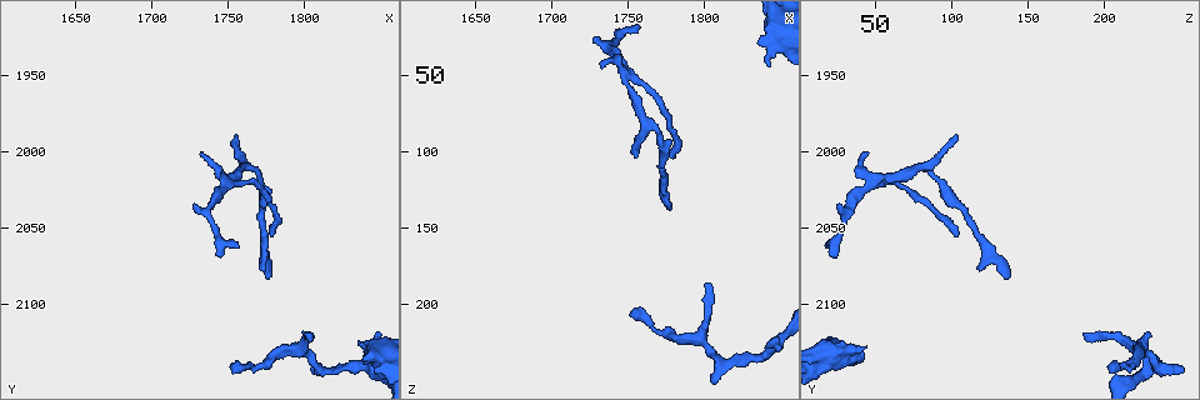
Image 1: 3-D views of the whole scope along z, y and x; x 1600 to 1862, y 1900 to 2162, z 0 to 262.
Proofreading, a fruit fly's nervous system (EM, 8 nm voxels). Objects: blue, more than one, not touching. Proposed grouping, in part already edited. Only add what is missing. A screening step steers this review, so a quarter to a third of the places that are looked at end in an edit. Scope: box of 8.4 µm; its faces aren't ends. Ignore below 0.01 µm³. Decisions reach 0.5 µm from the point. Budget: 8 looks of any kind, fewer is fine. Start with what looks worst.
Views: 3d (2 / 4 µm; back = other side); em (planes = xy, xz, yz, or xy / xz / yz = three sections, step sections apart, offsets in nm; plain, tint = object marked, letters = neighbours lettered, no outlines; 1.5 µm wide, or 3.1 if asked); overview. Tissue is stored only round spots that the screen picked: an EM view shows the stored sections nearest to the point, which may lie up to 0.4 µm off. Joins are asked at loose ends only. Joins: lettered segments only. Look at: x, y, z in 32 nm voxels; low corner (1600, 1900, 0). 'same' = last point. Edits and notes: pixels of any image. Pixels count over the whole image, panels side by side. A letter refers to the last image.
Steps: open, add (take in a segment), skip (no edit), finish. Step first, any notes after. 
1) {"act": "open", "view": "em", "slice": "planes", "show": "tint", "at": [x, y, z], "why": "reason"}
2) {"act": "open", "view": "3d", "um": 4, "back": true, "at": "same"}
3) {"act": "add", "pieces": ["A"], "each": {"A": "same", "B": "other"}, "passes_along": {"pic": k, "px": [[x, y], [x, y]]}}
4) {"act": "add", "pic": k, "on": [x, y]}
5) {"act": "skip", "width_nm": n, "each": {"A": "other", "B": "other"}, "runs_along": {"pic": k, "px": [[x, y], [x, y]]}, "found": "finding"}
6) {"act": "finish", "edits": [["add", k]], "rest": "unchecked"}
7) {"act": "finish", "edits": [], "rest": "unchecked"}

{"act": "open", "view": "em", "slice": "planes", "show": "letters", "at": [1800, 2120, 186], "why": "an open end"}

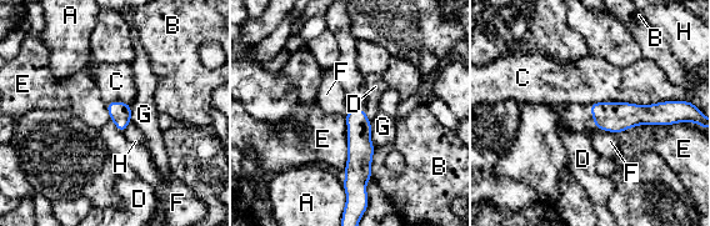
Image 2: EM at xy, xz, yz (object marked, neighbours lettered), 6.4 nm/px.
{"act": "skip", "each": {"A": "other", "B": "other", "C": "other", "D": "other", "E": "other", "F": "other", "G": "other", "H": "other"}, "border": {"pic": 2, "px": [[594, 126], [616, 134]]}, "found": "none of them fits"}

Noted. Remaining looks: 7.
{"act": "open", "view": "3d", "um": 4, "at": [1842, 2126, 44]}

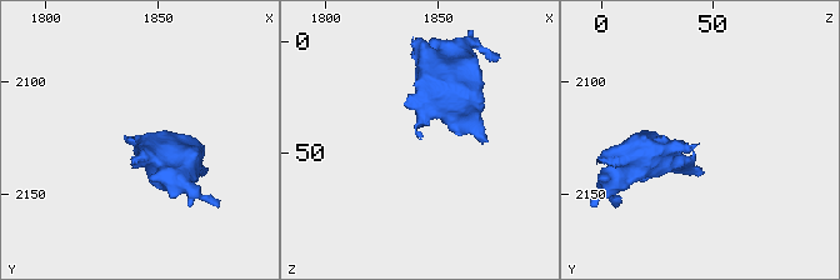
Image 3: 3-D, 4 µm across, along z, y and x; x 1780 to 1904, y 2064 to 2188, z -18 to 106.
{"act": "open", "view": "em", "slice": "planes", "show": "letters", "at": "same", "why": "now the EM"}

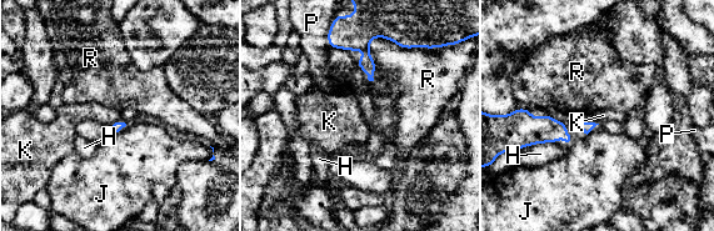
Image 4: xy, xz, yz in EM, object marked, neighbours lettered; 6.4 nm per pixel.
{"act": "skip", "each": {"H": "other", "J": "other", "K": "other", "P": "other", "R": "other"}, "border": {"pic": 4, "px": [[116, 121], [113, 125]]}, "found": "no lettered segment goes on from it"}

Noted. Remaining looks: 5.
{"act": "open", "view": "em", "slice": "planes", "show": "tint", "at": [1754, 2142, 204], "why": "branch stops here"}

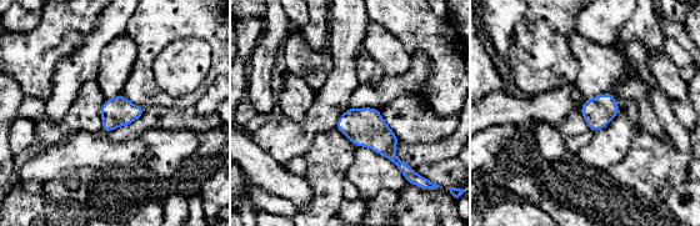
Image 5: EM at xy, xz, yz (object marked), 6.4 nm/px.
{"act": "open", "view": "em", "slice": "planes", "show": "letters", "at": "same", "why": "what lies round it"}

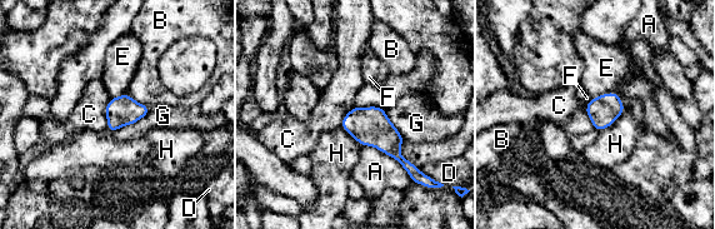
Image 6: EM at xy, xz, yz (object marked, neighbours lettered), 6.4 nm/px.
{"act": "skip", "width_nm": 190, "each": {"A": "other", "B": "other", "C": "other", "D": "other", "E": "other", "F": "other", "G": "other", "H": "other"}, "found": "none of them fits"}

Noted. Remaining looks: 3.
{"act": "finish", "edits": [], "rest": "unchecked"}

